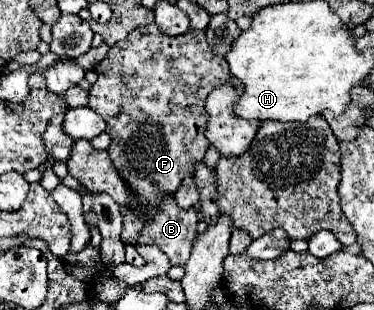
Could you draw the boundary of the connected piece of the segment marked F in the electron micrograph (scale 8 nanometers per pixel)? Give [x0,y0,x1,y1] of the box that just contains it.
[90,24,230,206]

